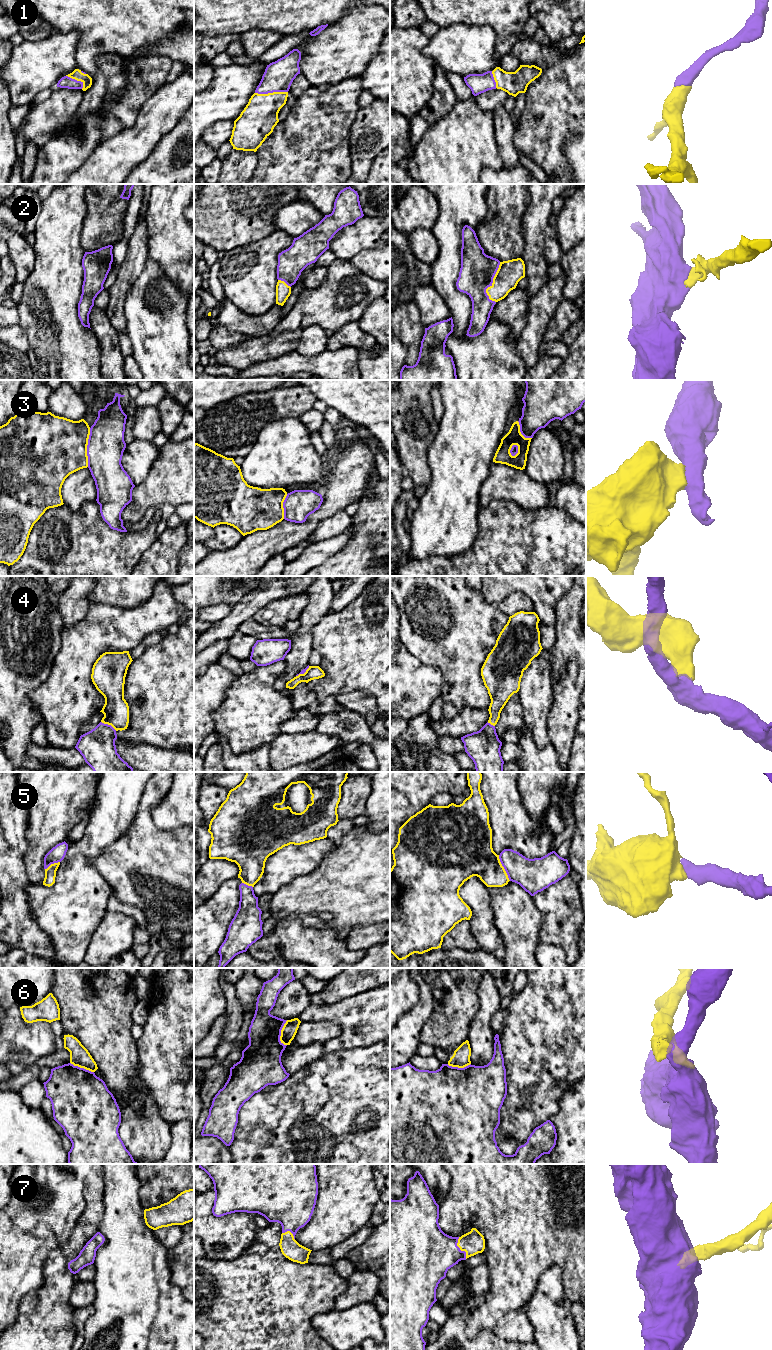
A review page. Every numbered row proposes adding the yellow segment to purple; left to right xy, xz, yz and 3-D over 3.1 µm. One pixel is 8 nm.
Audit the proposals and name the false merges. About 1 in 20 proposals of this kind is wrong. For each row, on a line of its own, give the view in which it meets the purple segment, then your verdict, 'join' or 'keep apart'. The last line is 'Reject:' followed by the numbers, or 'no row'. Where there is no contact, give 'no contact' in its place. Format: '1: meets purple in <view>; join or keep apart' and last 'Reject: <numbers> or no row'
1: meets purple in xz; join
2: meets purple in yz; join
3: meets purple in xy; keep apart
4: meets purple in xy; join
5: meets purple in yz; join
6: meets purple in xz; keep apart
7: meets purple in yz; join
Reject: 3, 6

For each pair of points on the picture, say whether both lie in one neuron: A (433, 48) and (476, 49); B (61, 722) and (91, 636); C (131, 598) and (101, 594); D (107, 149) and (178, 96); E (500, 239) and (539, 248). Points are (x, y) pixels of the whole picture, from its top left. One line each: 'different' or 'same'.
A: same
B: same
C: same
D: same
E: different

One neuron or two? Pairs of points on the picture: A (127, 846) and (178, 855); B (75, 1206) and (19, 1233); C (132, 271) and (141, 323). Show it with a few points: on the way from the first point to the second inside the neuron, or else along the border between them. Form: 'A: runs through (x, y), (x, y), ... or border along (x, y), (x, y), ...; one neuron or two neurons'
A: runs through (140, 855), (165, 855); one neuron
B: runs through (61, 1206), (51, 1206), (33, 1224); one neuron
C: border along (146, 261), (141, 274), (129, 289), (123, 302); two neurons

